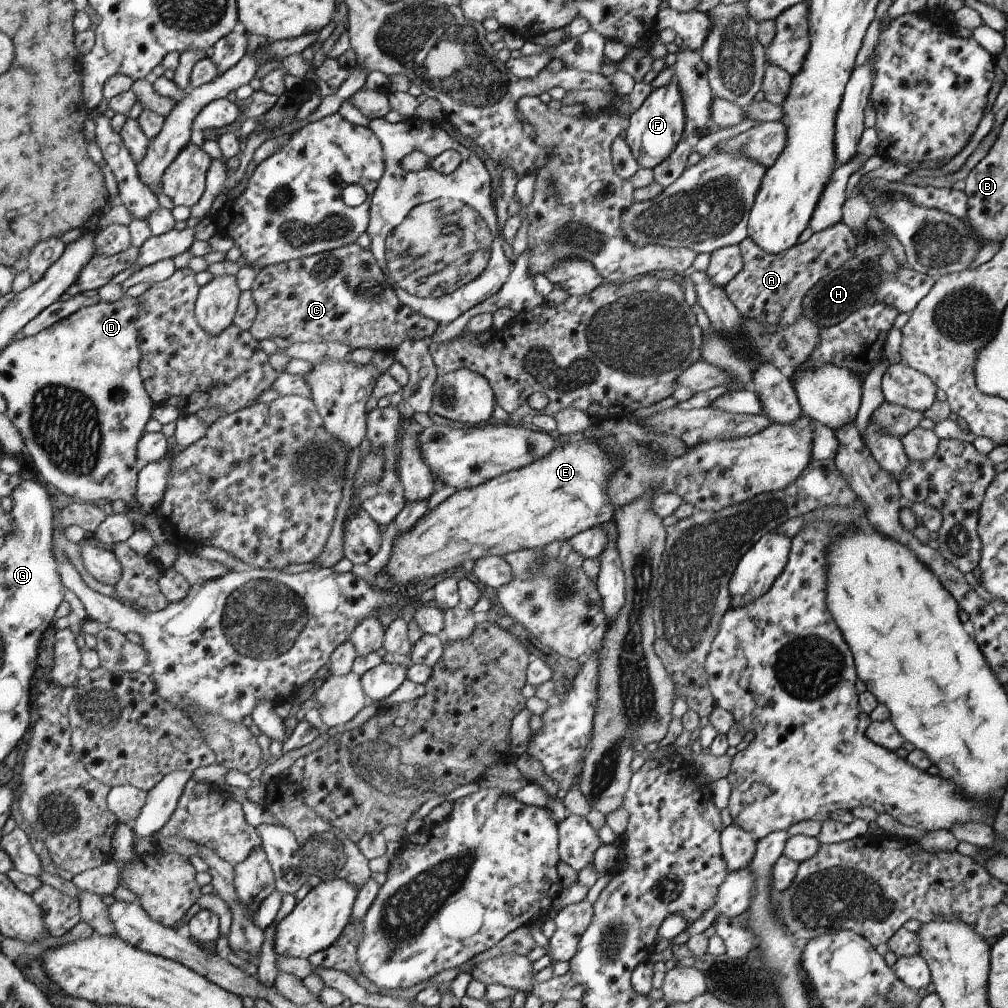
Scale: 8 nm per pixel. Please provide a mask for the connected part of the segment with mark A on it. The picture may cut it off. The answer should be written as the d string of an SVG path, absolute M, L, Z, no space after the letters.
M842 220L834 226L816 231L802 244L795 244L781 253L767 253L750 237L738 246L743 258L742 270L724 288L730 302L743 317L751 318L763 325L789 327L804 312L806 293L828 273L840 268L852 259L858 237Z

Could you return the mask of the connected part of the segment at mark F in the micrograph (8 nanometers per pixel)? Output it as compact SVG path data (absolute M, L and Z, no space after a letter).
M676 78L665 87L654 89L648 98L629 116L626 128L626 142L632 151L632 156L641 167L653 169L666 160L676 145L682 140L685 130L685 112L682 95Z

